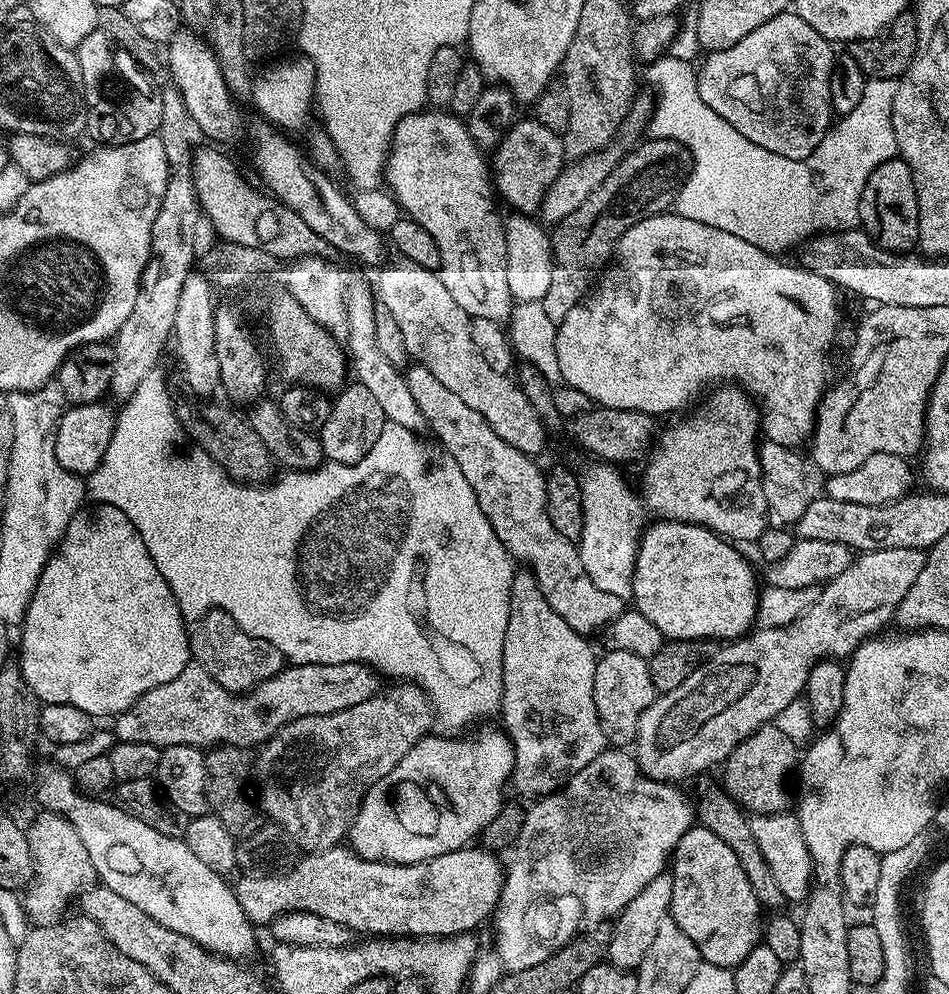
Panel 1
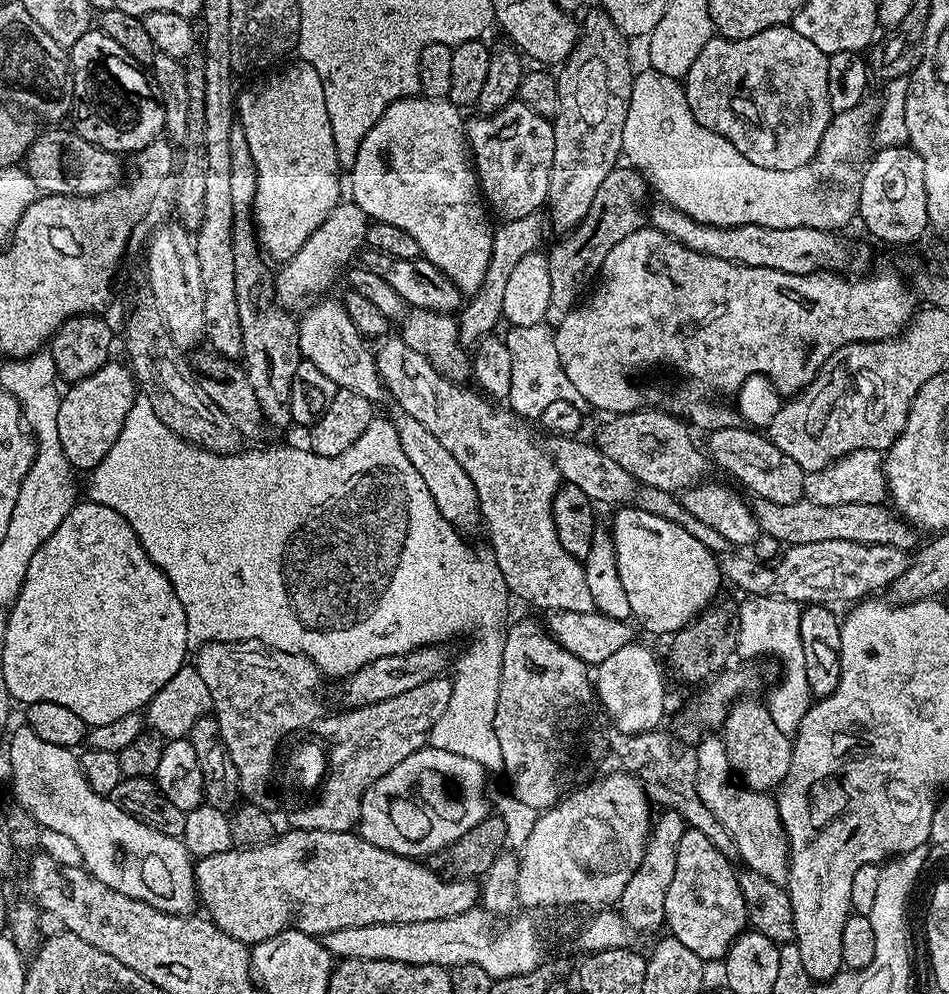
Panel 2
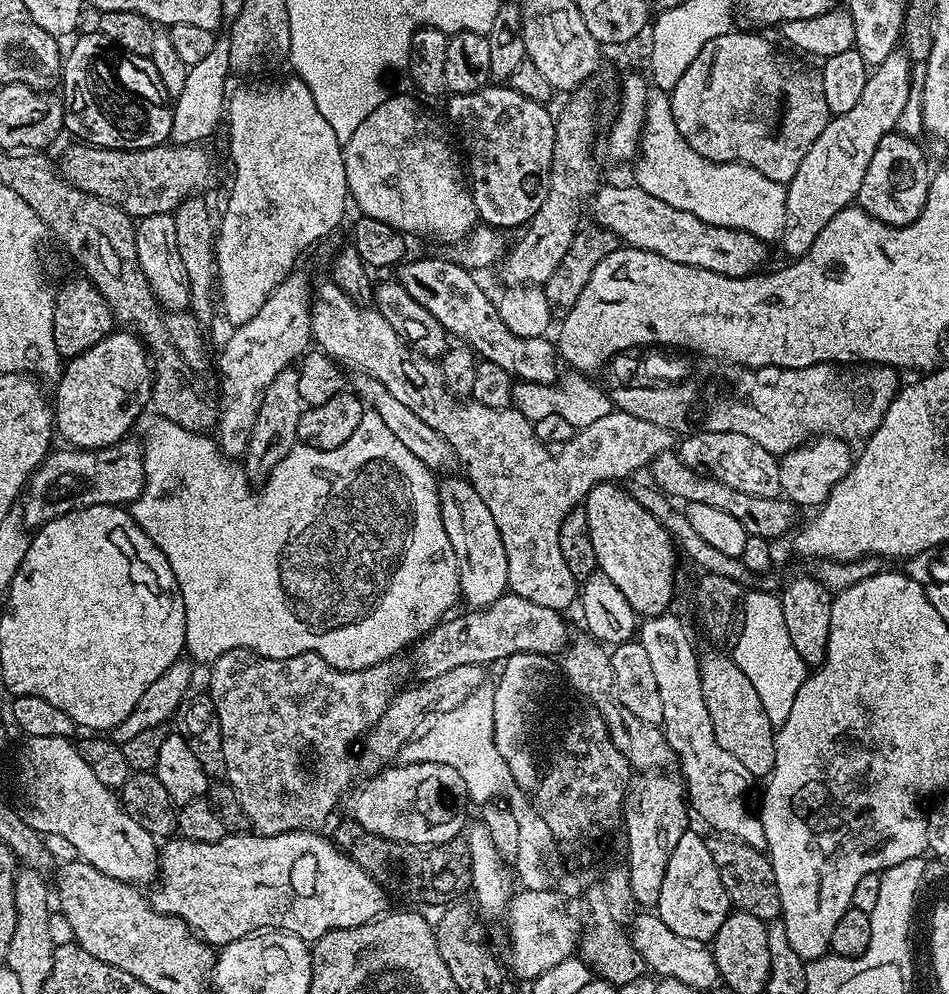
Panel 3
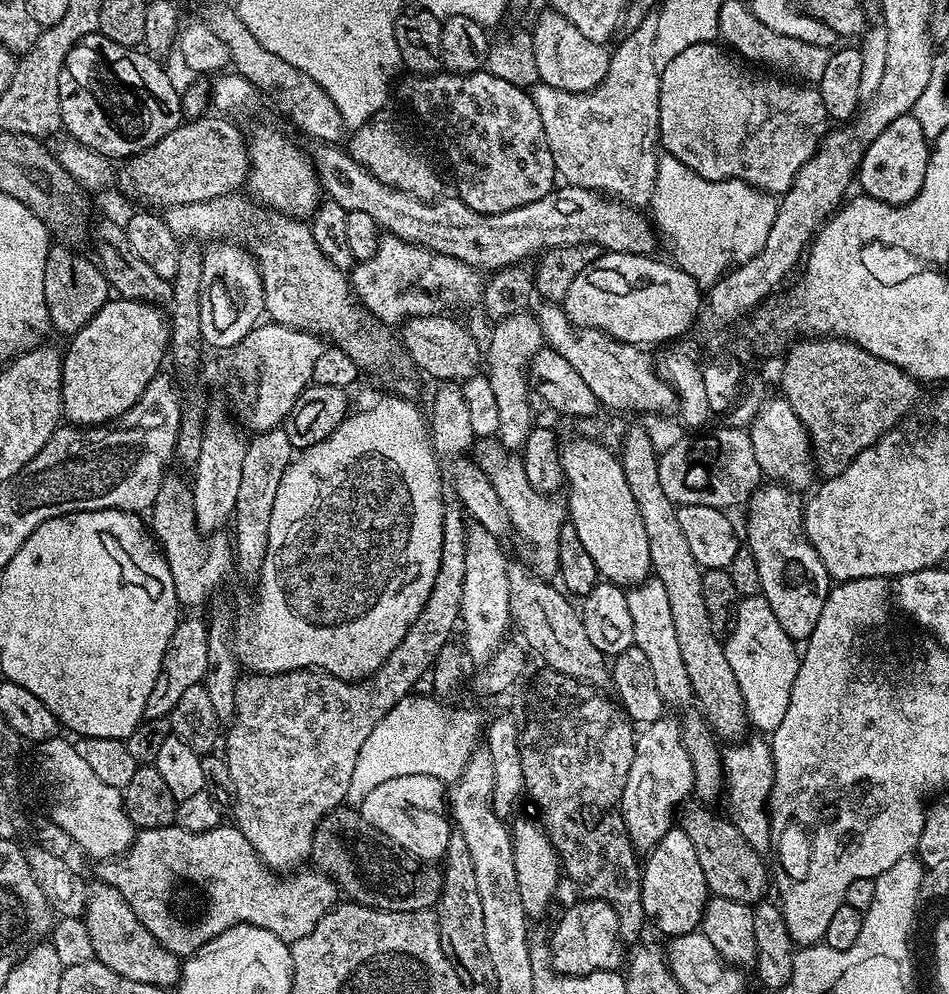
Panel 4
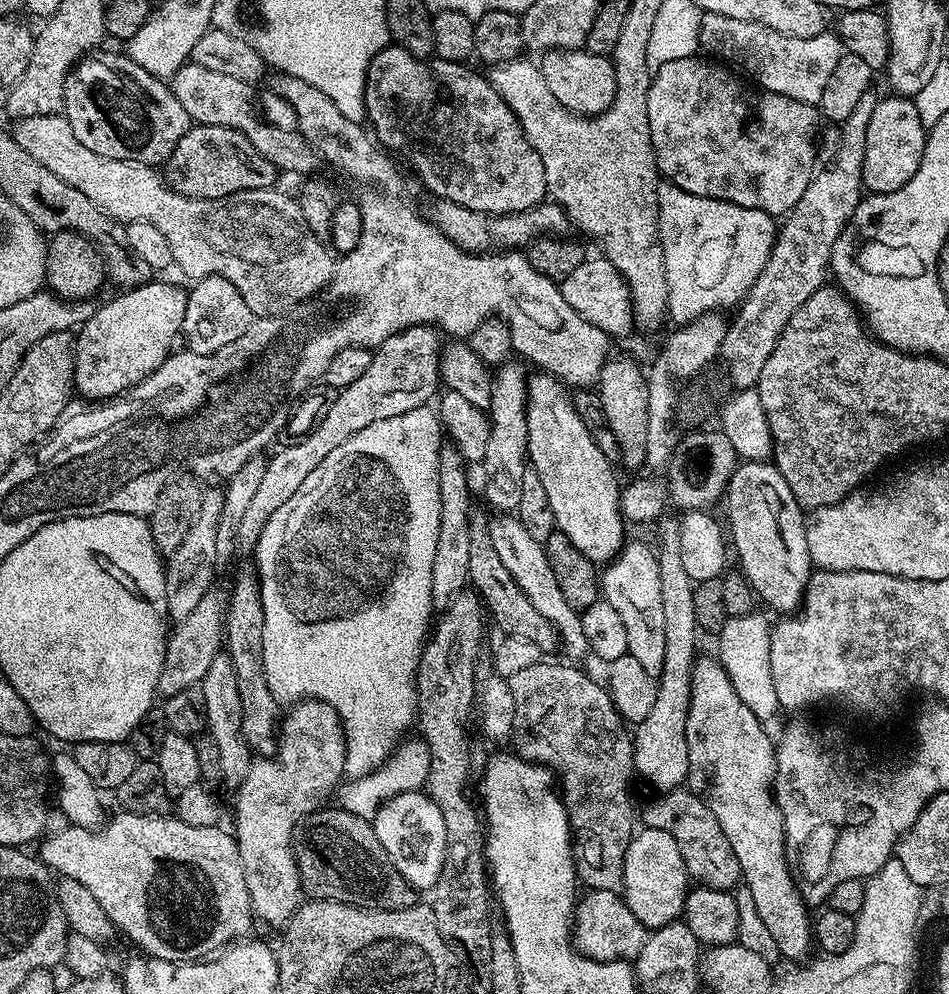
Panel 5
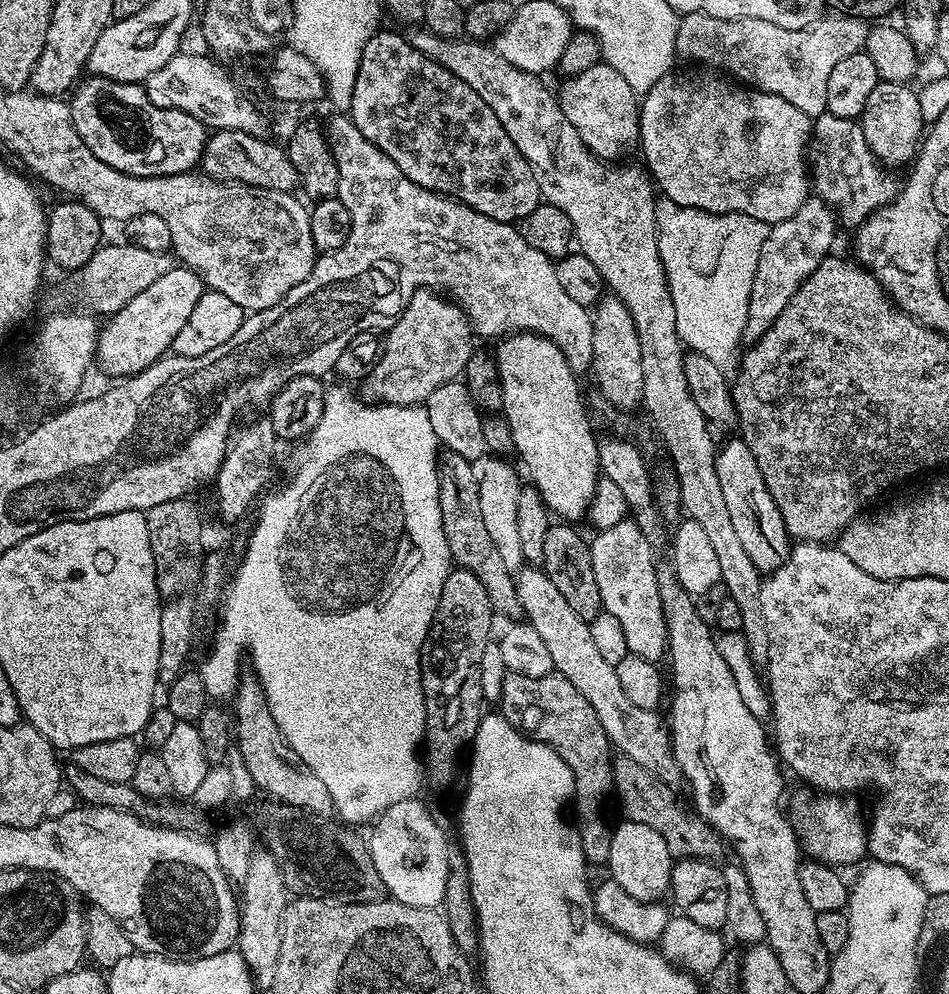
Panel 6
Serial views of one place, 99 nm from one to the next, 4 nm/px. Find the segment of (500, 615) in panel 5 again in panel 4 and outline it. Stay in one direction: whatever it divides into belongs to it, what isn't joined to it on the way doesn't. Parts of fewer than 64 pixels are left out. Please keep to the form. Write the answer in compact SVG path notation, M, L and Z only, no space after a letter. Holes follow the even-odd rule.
M512 562L508 566L510 614L512 615L512 624L515 630L517 628L520 631L521 638L519 637L519 639L529 649L532 647L548 663L545 665L551 671L558 674L566 674L570 678L582 681L584 684L591 684L593 686L607 685L610 680L609 661L600 653L598 646L594 646L594 642L590 642L590 637L586 634L584 619L580 617L577 605L572 605L575 603L559 587L556 587L557 589L551 588L553 586L551 583L532 575L523 563L520 564Z

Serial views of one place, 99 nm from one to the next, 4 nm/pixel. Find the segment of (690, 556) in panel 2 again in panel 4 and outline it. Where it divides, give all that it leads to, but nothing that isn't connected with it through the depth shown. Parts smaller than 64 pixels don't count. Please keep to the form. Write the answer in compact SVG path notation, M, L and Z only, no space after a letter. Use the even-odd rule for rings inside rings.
M575 438L559 449L563 479L568 488L566 516L578 530L578 539L586 546L586 554L594 558L597 573L607 583L621 586L641 584L652 572L650 550L646 542L646 526L638 514L638 502L630 494L626 474L619 455L603 448L596 438Z

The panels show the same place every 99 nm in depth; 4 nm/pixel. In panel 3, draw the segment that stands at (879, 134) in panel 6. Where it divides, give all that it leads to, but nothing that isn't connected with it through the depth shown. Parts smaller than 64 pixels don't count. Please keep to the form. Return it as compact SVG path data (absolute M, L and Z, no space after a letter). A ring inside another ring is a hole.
M893 130L878 142L878 150L874 150L874 158L870 158L870 166L866 169L866 178L862 178L862 186L858 197L859 207L865 208L871 216L886 222L895 228L912 224L922 214L928 197L930 183L930 168L924 152L919 148L917 141L911 136L904 136L899 130Z

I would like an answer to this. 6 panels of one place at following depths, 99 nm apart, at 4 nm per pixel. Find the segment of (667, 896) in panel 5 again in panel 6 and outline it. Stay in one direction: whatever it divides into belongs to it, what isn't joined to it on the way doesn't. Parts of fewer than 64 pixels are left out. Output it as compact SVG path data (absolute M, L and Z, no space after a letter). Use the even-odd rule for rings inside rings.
M627 818L621 821L620 825L617 823L612 829L610 854L606 865L607 875L614 882L618 882L618 886L622 886L622 890L626 890L630 898L638 898L642 902L659 901L660 895L663 892L665 895L672 887L674 857L666 846L666 838L662 838L658 830L642 822Z

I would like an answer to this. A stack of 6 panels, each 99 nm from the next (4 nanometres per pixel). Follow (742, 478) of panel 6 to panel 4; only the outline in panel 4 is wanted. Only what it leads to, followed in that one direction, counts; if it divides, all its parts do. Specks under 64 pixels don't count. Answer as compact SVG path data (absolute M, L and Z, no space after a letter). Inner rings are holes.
M775 482L761 483L748 497L748 540L746 546L754 554L758 566L760 595L770 602L774 618L793 642L807 641L818 626L818 617L826 606L830 577L818 550L804 532L804 509L801 497L790 488Z

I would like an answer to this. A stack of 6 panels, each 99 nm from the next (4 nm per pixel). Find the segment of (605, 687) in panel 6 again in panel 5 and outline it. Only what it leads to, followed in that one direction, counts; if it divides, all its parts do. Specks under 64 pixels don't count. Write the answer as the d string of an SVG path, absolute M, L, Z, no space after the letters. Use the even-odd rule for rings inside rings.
M500 514L488 521L490 542L494 542L494 550L498 550L498 558L502 558L502 566L510 570L510 578L518 582L522 594L530 598L538 614L549 620L556 627L562 652L568 656L585 655L588 652L586 634L582 630L581 613L562 598L562 589L558 586L558 578L554 578L554 570L550 570L550 558L546 558L544 545L530 536L522 522L512 514Z

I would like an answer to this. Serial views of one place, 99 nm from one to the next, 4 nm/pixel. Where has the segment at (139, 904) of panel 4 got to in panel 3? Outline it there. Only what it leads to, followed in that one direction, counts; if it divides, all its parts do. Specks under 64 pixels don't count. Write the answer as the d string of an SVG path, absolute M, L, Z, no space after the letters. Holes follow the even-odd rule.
M309 830L307 832L283 832L277 836L225 834L218 842L190 842L183 838L169 839L167 843L165 843L169 844L166 845L165 848L163 845L158 852L160 858L159 875L162 879L151 889L153 892L150 892L150 903L153 908L157 908L162 914L176 916L182 922L186 922L186 926L191 928L193 933L199 936L200 939L209 946L223 946L234 942L238 938L253 935L261 930L289 932L298 938L302 938L306 942L314 942L318 938L325 936L329 930L362 926L363 924L369 924L371 920L385 915L390 908L390 905L388 905L390 896L386 889L384 889L381 884L374 882L374 880L370 878L370 874L366 874L366 870L362 870L362 866L358 866L358 862L354 862L348 857L347 852L340 851L329 837L327 840L326 837L320 835L324 834L316 830Z

